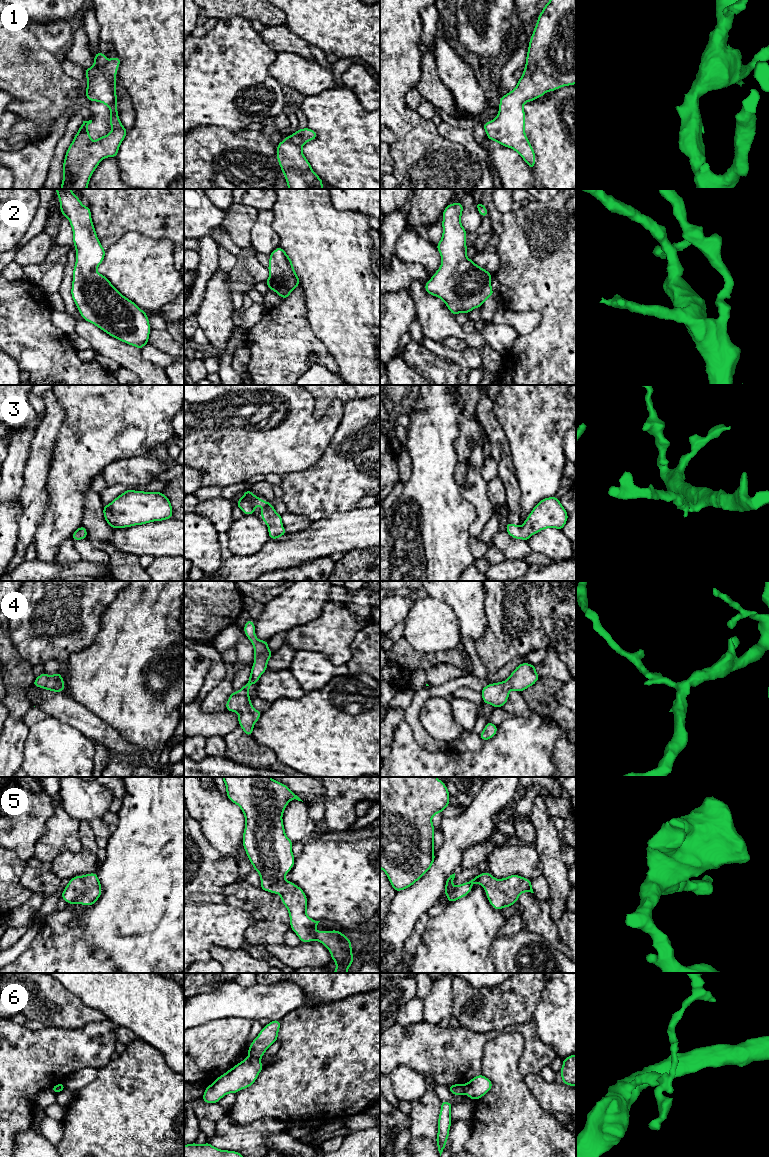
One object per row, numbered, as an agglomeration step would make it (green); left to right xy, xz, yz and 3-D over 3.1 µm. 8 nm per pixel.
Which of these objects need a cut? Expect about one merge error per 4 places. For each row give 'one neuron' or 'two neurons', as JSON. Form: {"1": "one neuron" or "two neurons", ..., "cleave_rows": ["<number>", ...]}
{"1": "one neuron", "2": "one neuron", "3": "one neuron", "4": "one neuron", "5": "one neuron", "6": "two neurons", "cleave_rows": ["6"]}

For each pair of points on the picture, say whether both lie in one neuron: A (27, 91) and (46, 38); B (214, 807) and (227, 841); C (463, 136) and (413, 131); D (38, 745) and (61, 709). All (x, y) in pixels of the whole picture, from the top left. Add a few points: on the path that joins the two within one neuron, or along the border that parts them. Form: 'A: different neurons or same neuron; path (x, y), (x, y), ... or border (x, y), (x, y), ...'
A: different neurons; border (31, 30), (38, 41), (54, 54)
B: same neuron; path (217, 815), (222, 821), (224, 833)
C: different neurons; border (436, 126), (443, 137), (458, 142), (461, 145)
D: different neurons; border (48, 715), (76, 729)

